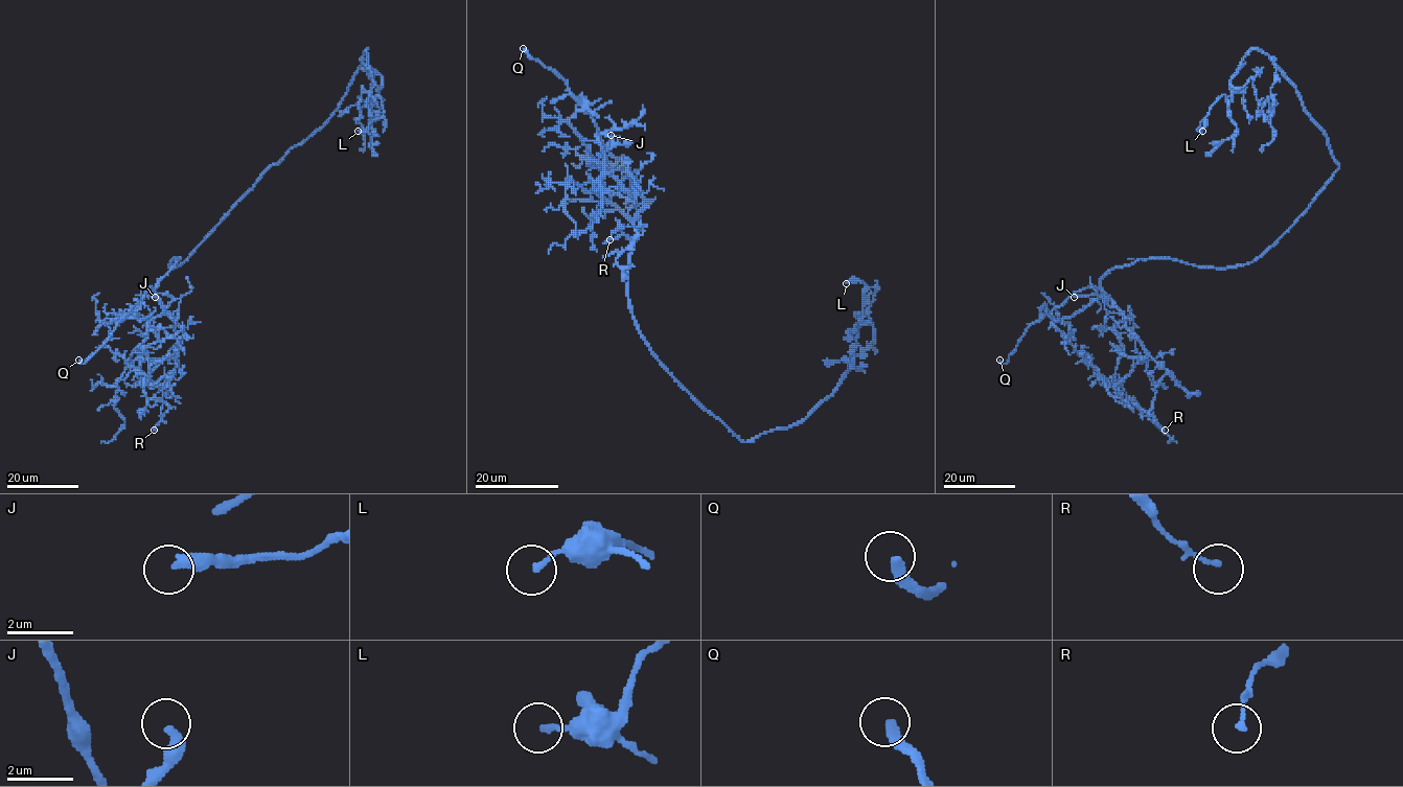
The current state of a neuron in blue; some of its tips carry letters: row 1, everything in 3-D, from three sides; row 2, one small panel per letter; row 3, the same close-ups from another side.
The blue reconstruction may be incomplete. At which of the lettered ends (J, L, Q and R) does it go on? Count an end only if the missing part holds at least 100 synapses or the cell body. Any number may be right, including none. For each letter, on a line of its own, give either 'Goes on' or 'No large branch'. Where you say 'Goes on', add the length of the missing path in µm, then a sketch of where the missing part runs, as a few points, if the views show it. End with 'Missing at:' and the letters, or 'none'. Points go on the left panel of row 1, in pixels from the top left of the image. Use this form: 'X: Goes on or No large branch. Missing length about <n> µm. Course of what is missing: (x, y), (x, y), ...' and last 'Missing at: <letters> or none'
J: No large branch
L: No large branch
Q: Goes on. Missing length about 15 µm. Course of what is missing: (78, 360), (82, 343), (106, 326)
R: No large branch
Missing at: Q

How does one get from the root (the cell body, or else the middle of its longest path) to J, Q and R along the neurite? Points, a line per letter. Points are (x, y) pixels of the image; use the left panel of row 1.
J: (193, 251), (169, 268), (175, 258), (179, 258), (158, 281), (155, 296), (168, 305), (170, 295), (155, 297)
Q: (193, 251), (169, 268), (175, 258), (179, 258), (108, 340), (84, 363), (78, 360)
R: (193, 251), (177, 267), (171, 261), (179, 258), (155, 291), (184, 337), (154, 430)

